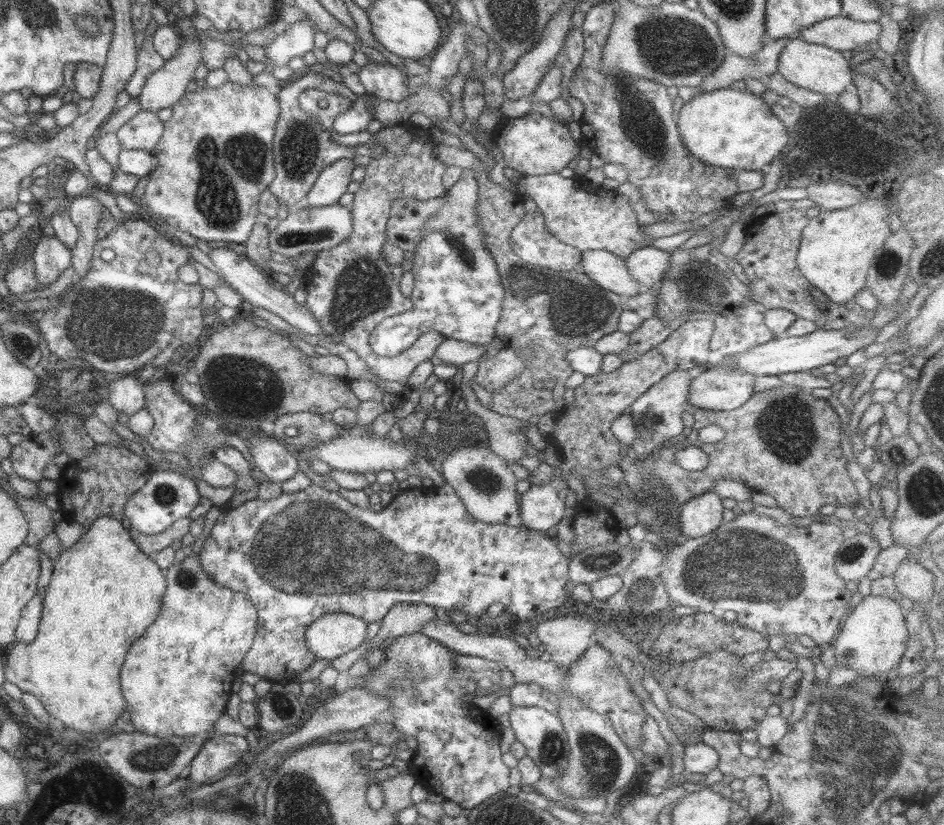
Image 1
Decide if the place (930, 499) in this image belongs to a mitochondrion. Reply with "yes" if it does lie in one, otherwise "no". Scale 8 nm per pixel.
yes

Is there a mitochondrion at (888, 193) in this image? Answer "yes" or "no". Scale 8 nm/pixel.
no

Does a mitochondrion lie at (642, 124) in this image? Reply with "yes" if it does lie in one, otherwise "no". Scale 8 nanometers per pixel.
yes

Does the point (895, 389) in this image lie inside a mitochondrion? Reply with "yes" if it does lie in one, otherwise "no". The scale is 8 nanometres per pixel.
no

